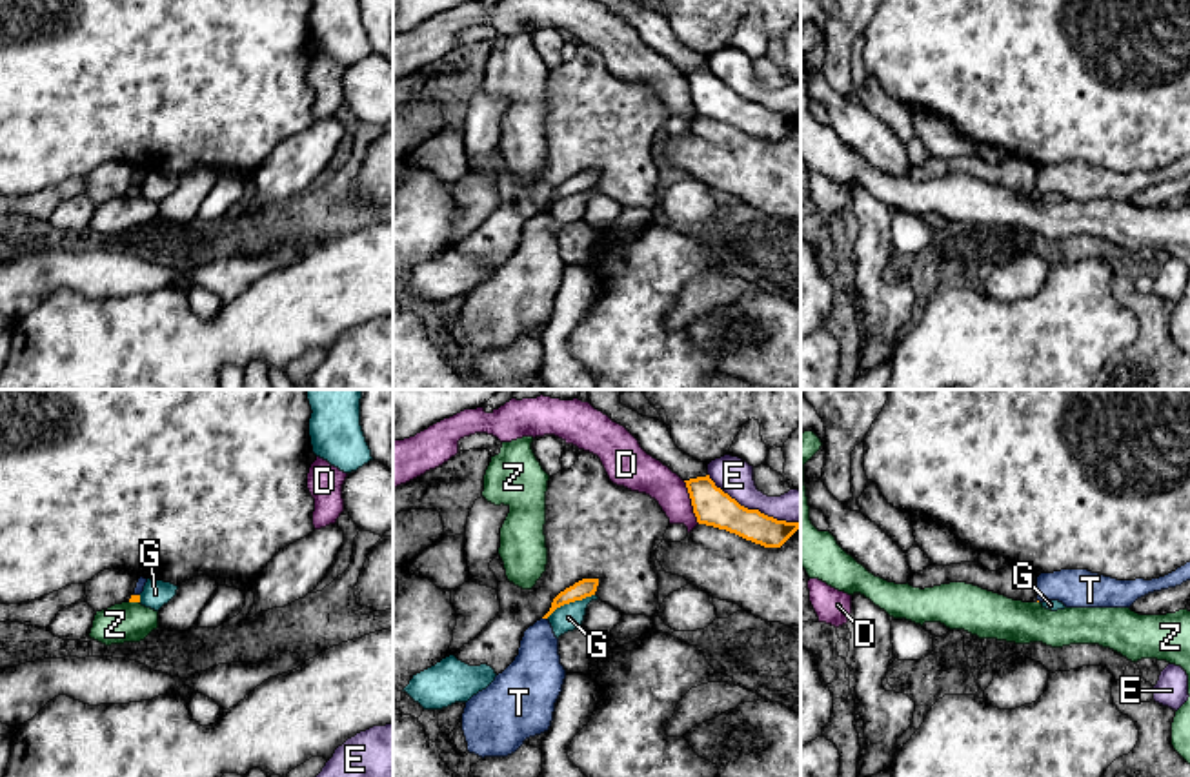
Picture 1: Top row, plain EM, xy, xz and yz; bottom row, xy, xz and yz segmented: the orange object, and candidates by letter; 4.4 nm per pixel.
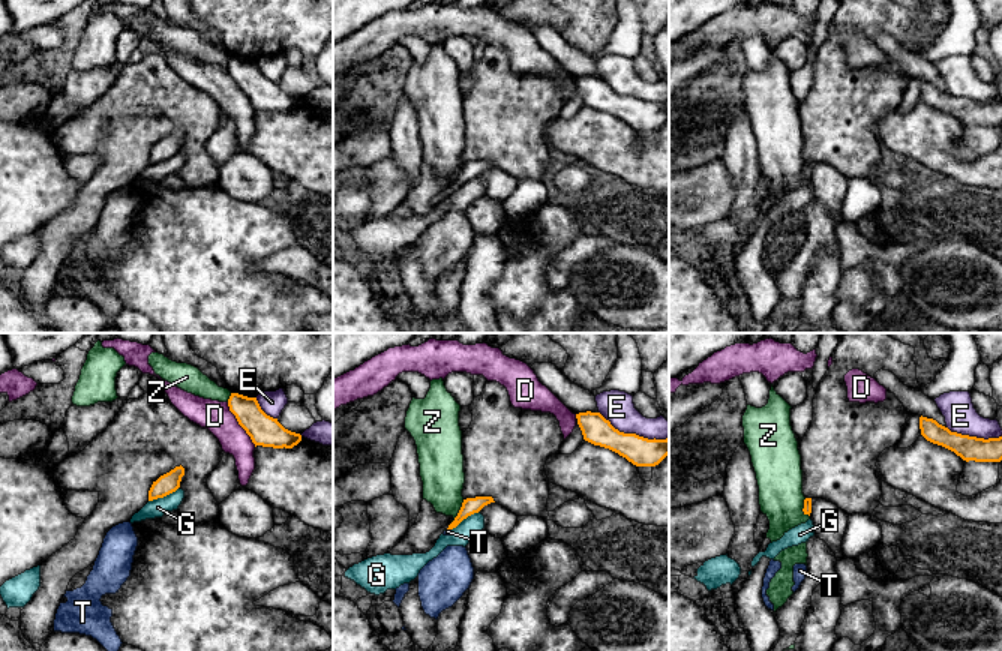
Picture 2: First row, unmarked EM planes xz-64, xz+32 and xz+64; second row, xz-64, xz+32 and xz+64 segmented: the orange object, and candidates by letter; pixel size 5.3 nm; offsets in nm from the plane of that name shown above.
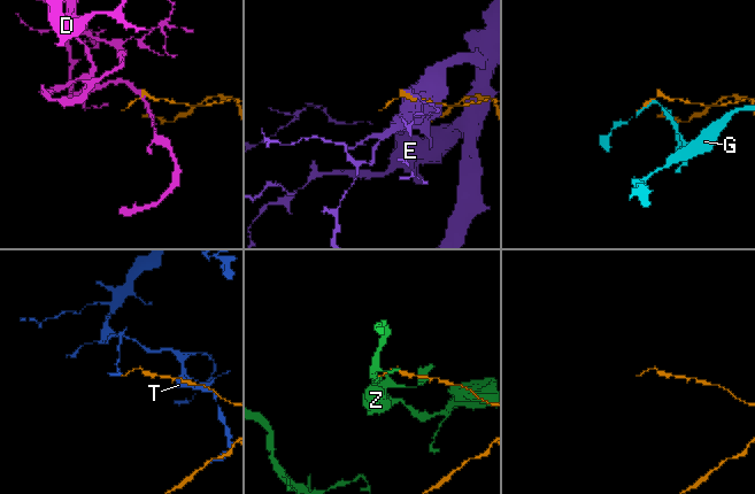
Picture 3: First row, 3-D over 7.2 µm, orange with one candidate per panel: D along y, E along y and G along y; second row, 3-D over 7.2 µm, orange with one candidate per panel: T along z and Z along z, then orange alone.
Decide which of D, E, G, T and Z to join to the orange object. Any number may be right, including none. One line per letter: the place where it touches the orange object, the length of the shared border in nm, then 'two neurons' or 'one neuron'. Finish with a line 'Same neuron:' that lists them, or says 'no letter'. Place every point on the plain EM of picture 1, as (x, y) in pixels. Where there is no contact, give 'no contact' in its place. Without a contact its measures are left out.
D: meets orange in xz at (692, 95); contact 200 nm long; two neurons
E: meets orange in xz at (752, 102); contact 460 nm long; two neurons
G: meets orange in xz at (570, 193); contact 240 nm long; two neurons
T: meets orange in xz at (544, 210); contact 30 nm long; two neurons
Z: meets orange in xy at (135, 193); contact 50 nm long; two neurons
Same neuron: no letter

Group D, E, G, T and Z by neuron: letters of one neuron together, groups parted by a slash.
D / E / G / T / Z

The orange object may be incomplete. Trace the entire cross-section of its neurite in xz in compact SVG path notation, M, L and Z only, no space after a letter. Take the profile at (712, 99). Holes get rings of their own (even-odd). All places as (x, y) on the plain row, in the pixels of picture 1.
M710 67L684 75L699 116L726 122L764 140L781 140L801 120L801 115L777 113L741 98Z

